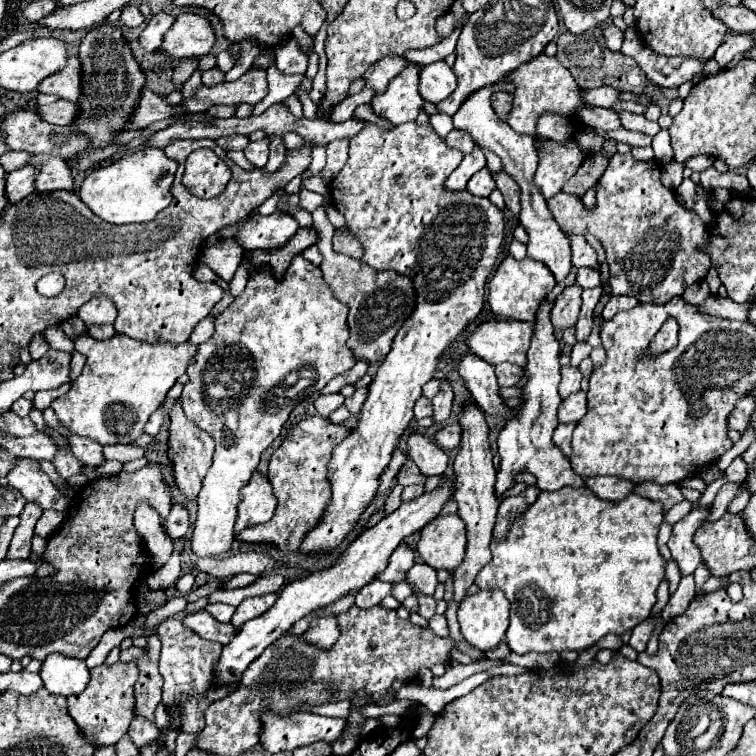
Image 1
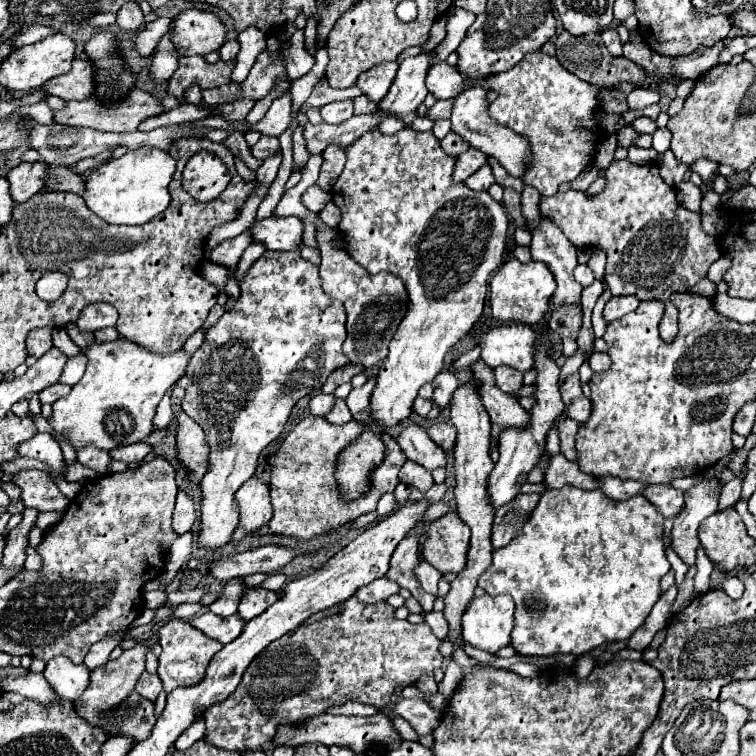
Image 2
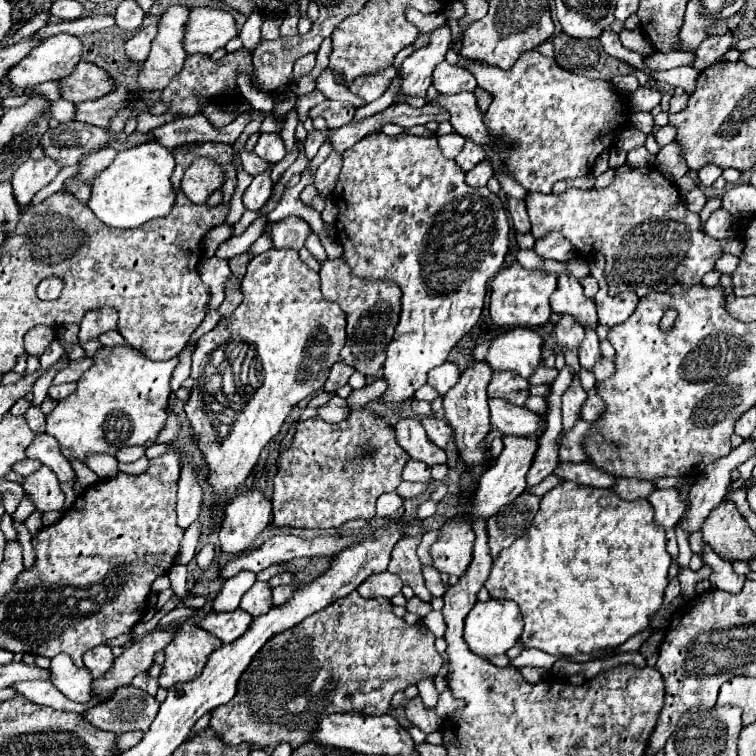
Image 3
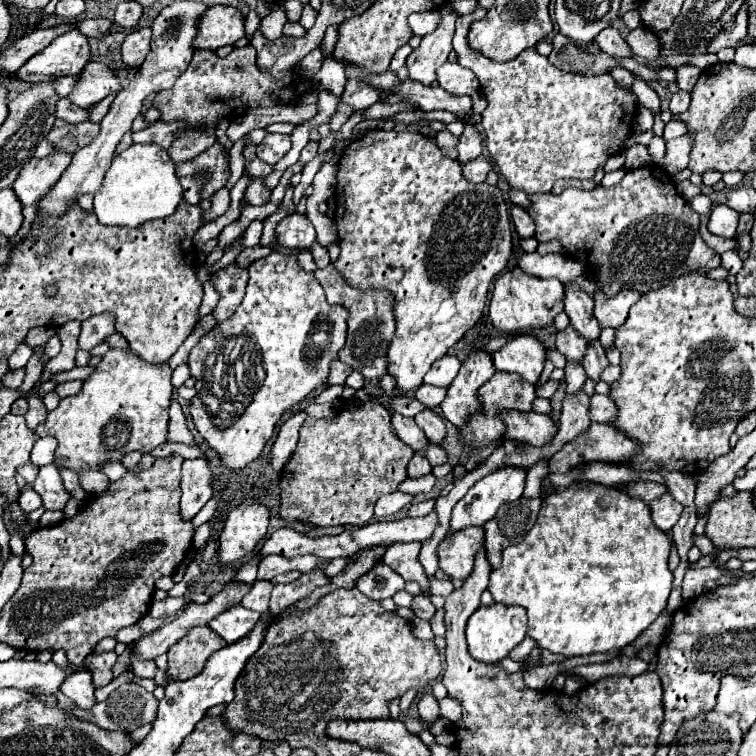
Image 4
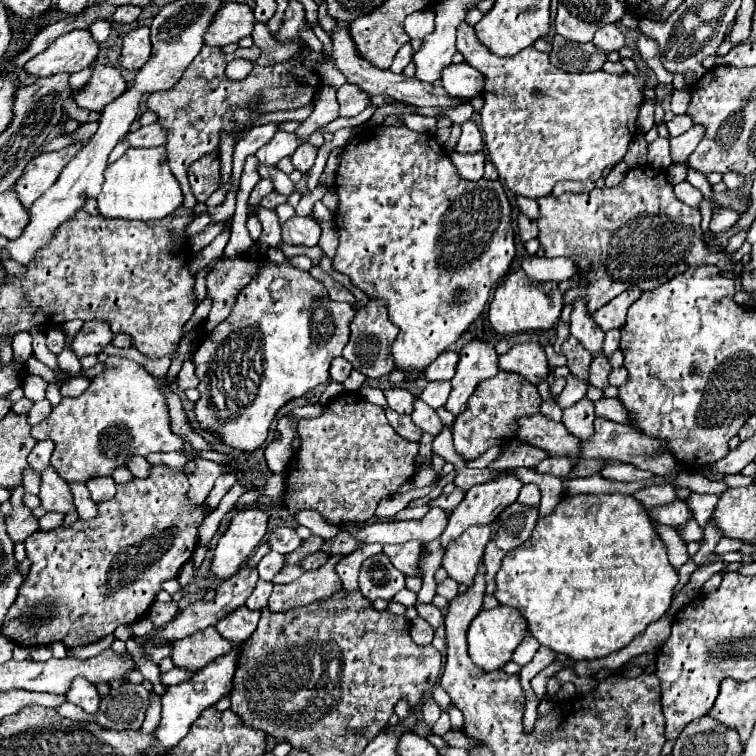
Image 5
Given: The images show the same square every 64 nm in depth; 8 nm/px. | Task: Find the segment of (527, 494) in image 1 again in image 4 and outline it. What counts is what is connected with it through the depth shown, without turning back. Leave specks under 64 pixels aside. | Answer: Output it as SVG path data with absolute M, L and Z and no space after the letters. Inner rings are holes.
M518 498L512 504L504 504L496 516L484 524L486 532L486 556L492 566L500 566L502 550L510 544L524 540L524 534L536 524L542 498Z

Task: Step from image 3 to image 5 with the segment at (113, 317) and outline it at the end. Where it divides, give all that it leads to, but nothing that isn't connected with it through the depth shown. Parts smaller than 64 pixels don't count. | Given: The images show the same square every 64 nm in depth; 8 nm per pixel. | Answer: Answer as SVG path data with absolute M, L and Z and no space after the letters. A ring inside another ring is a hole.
M90 320L84 322L82 330L76 334L74 342L72 342L72 350L76 352L76 356L88 356L88 354L100 354L102 348L106 344L110 344L110 340L114 338L108 322L104 320Z

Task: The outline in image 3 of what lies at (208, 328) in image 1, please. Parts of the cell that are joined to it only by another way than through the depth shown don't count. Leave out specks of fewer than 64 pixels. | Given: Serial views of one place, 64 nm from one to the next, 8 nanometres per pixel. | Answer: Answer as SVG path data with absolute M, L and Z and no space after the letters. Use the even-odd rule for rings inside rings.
M188 342L186 348L180 352L180 364L176 366L176 372L172 376L172 382L170 382L170 390L176 392L182 382L190 376L190 356L192 356L192 350L196 348L196 342Z

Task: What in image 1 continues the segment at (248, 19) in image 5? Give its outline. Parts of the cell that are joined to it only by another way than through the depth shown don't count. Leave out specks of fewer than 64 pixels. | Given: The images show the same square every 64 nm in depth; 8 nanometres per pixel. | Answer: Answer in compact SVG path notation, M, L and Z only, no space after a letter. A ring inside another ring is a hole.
M180 14L172 28L164 34L164 42L160 46L172 58L198 58L212 50L214 46L214 30L210 22L196 14Z

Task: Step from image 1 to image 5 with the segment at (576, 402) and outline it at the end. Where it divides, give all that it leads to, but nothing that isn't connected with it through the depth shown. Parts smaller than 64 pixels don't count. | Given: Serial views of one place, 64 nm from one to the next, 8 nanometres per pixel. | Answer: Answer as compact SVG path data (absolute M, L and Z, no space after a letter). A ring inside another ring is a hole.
M602 396L600 400L594 402L594 406L596 406L596 416L598 418L606 418L606 420L612 420L612 422L628 424L628 416L624 416L624 406L620 404L618 398Z

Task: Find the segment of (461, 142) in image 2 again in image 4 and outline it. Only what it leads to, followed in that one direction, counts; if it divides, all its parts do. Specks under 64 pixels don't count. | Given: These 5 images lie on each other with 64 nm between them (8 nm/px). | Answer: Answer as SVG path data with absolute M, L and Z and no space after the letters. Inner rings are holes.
M442 130L436 134L436 144L440 146L442 154L456 160L456 144L458 144L458 136L452 136L448 130Z

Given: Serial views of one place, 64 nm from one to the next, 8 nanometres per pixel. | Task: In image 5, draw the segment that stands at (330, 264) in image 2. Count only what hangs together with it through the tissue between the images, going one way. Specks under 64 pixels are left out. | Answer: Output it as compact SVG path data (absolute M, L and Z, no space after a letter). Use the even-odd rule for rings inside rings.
M313 266L310 274L324 284L324 288L328 290L328 294L330 294L332 300L336 300L336 302L348 302L348 304L352 304L352 308L356 310L356 314L354 314L354 318L352 318L352 322L350 322L350 340L348 340L348 344L344 346L342 356L354 366L354 370L362 372L366 378L380 378L380 376L390 374L390 372L394 370L394 360L392 360L392 356L390 356L390 346L392 346L392 342L394 342L396 336L398 336L398 328L390 322L386 304L384 304L382 300L370 300L368 304L360 304L360 302L352 296L352 292L350 292L348 288L344 288L344 286L338 284L334 278L330 278L320 266Z

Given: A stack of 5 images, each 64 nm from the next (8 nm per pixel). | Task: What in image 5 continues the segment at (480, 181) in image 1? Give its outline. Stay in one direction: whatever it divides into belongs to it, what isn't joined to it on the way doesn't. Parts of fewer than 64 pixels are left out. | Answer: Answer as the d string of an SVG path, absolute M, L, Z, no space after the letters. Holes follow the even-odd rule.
M454 152L454 154L450 154L450 158L452 158L454 166L458 168L458 172L460 172L460 176L464 180L478 182L484 176L484 162L486 162L486 158L484 158L482 152L476 152L472 156L464 156L464 154Z

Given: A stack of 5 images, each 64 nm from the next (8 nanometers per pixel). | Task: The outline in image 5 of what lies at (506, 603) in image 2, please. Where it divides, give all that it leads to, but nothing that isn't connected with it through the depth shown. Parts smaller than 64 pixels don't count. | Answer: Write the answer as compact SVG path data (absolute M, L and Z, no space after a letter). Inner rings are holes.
M498 606L492 610L480 610L468 628L468 654L472 662L482 670L486 672L500 670L512 658L512 652L522 642L524 634L526 634L526 620L518 608Z

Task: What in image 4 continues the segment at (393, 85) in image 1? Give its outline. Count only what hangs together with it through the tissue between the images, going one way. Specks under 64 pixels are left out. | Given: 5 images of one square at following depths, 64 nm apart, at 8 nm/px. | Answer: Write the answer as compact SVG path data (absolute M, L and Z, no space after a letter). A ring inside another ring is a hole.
M448 6L442 8L440 14L442 20L438 28L432 34L424 36L420 46L406 58L408 78L424 86L430 86L436 80L436 68L444 64L448 60L448 54L452 52L452 32L458 16Z

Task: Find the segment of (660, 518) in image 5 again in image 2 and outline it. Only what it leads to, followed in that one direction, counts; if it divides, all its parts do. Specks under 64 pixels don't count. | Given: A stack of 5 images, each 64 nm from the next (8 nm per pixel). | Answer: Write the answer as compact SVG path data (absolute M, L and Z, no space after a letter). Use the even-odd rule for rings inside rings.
M670 484L648 486L648 488L642 490L642 496L648 498L648 500L658 508L658 512L660 512L664 518L672 518L672 516L676 516L676 512L684 506L682 490L672 488Z

